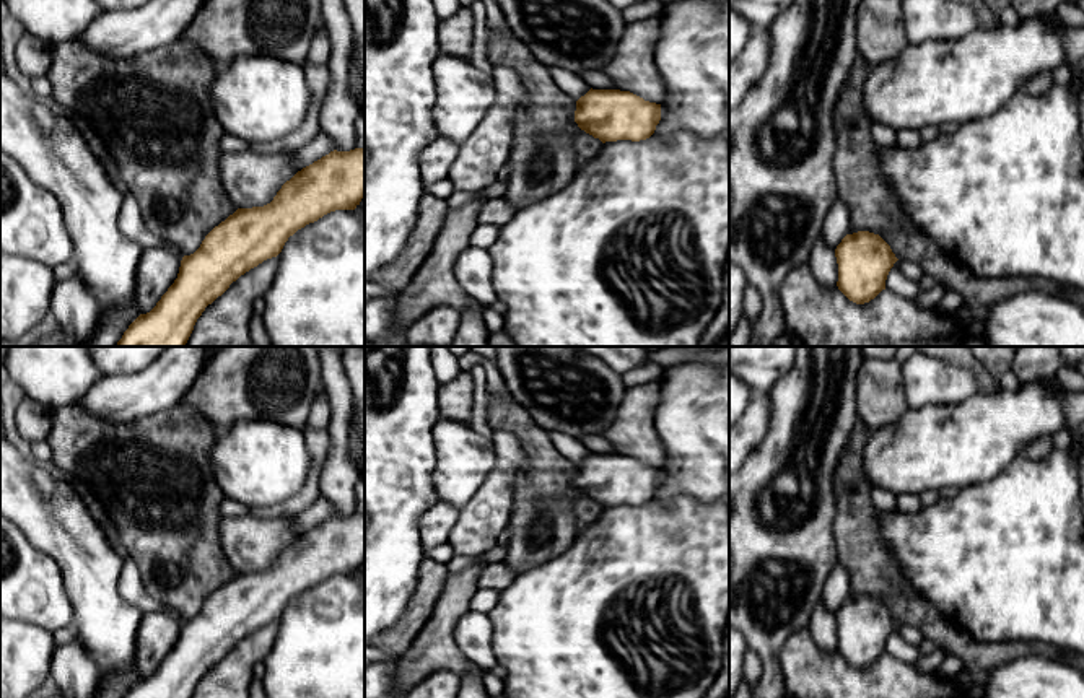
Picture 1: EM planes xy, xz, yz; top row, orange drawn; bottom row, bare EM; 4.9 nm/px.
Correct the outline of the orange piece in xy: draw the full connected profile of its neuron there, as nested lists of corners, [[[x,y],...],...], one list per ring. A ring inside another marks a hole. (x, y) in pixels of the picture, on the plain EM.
[[[365,513],[330,516],[298,535],[264,571],[238,573],[215,591],[200,612],[184,620],[174,648],[156,670],[140,678],[124,698],[192,698],[205,672],[233,646],[267,623],[277,622],[290,600],[335,574],[355,574],[365,561]]]

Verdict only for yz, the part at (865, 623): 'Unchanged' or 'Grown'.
Unchanged

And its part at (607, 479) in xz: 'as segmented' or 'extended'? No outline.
as segmented

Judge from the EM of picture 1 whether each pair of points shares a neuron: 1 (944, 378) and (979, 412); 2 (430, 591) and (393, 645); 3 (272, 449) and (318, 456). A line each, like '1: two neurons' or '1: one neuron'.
1: two neurons
2: one neuron
3: two neurons

